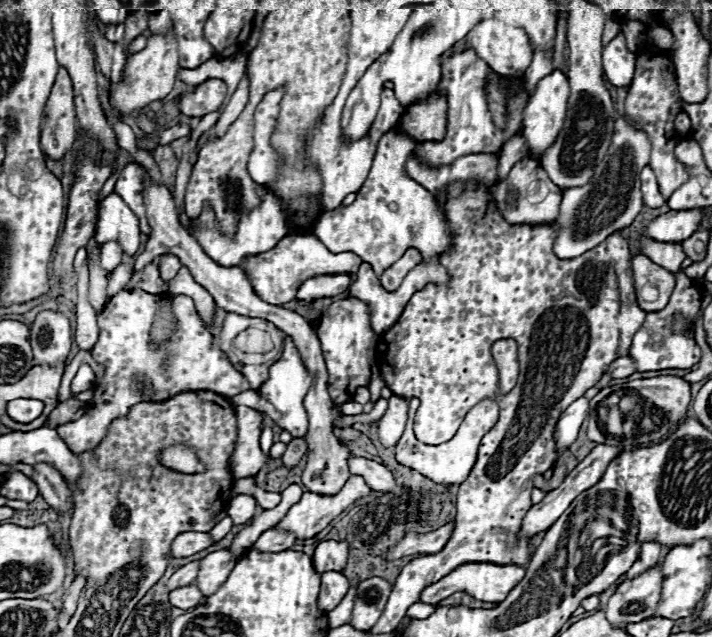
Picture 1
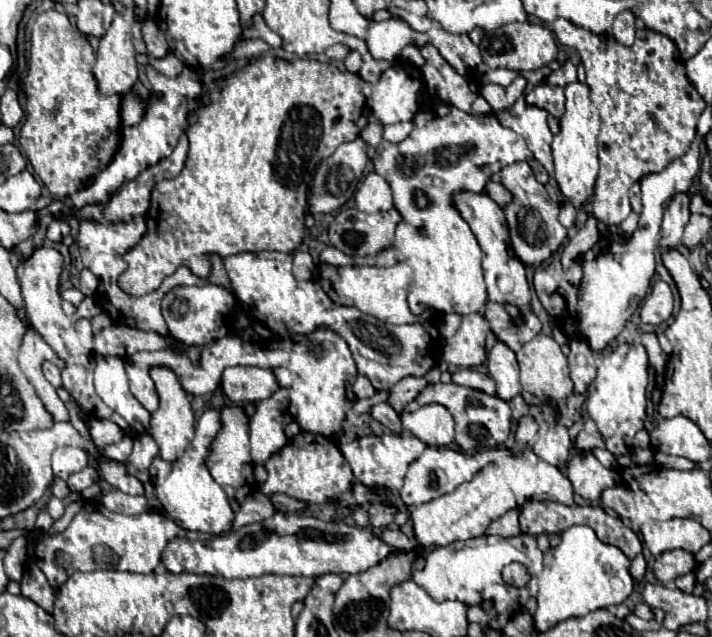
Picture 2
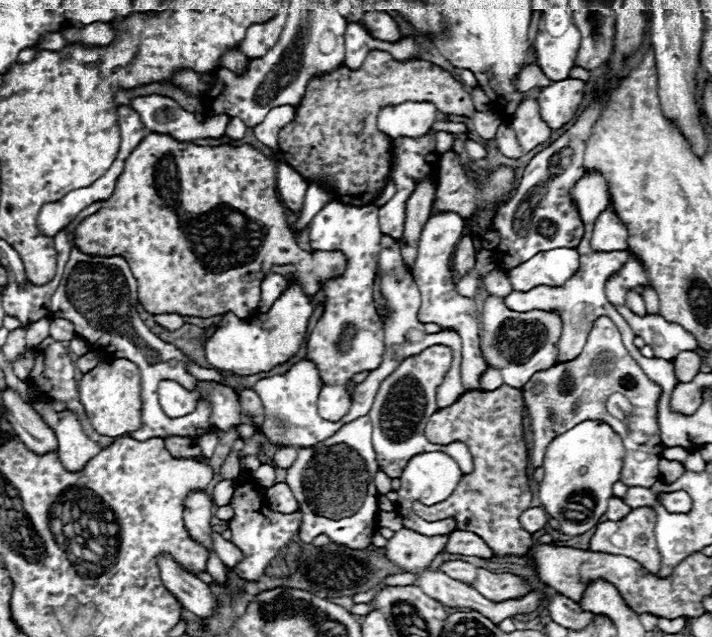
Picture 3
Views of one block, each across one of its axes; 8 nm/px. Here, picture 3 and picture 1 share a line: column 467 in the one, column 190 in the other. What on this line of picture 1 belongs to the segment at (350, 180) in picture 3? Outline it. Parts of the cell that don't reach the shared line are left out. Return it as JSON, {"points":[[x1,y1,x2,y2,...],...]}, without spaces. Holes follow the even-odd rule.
{"points":[[210,78,202,84,198,84,192,92,184,92,180,96,180,102,176,98,174,106,186,116,198,116,200,118,200,116,214,112,222,104,224,96,226,96,226,84,222,80]]}

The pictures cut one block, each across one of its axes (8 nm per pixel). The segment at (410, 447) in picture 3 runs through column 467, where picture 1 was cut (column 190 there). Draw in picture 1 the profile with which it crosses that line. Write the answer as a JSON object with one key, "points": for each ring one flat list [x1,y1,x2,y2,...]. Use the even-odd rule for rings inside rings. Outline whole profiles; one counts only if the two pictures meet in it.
{"points":[[174,444,170,448,164,448,160,452,160,462,172,470,186,472,186,474,196,474,206,470,206,464,198,458,194,448,186,444]]}

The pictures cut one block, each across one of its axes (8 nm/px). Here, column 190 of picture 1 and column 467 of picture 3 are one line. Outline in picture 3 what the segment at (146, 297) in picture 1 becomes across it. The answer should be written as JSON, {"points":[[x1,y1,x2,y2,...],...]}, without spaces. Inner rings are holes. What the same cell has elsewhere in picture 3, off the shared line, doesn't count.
{"points":[[440,212,426,220,418,243,418,255,412,268,414,280,422,294,422,306,420,306,420,320,422,322,434,322,442,326,444,330,454,330,462,338,462,386,466,390,480,390,480,378,484,370,488,368,480,350,480,322,478,322,478,308,476,302,470,298,464,298,456,292,454,276,452,276,452,254,456,244,460,242,464,234,466,220,456,212]]}

